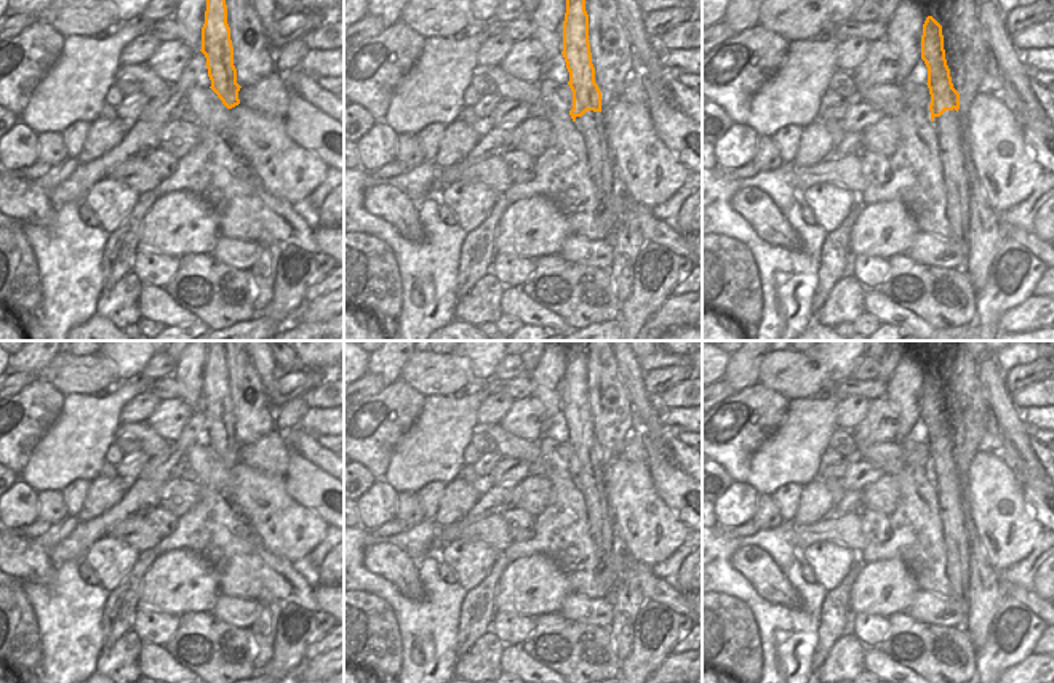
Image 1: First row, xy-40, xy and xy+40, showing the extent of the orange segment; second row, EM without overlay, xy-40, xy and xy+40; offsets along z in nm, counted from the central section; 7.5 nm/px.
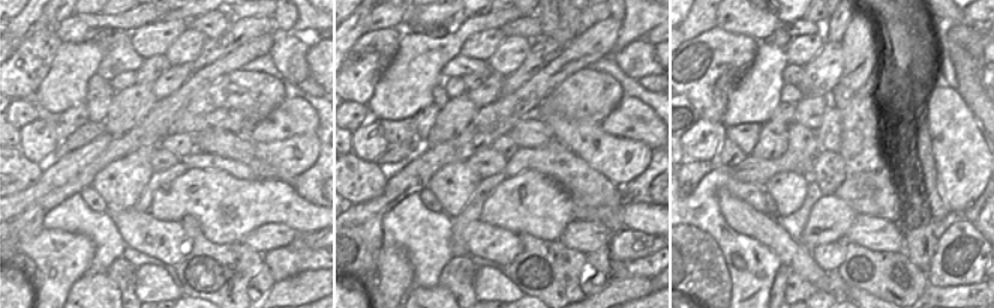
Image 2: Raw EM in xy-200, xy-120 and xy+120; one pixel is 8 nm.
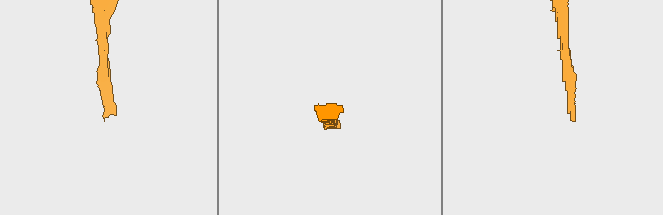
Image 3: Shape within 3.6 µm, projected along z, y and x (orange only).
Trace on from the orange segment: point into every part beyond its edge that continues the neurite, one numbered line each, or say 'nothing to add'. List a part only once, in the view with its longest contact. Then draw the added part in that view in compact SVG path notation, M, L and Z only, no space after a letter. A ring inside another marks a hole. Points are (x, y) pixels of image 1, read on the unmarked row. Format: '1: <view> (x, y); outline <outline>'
1: xy (595, 495); outline M587 469L582 475L576 475L576 486L584 494L585 510L589 513L589 531L597 544L601 560L611 553L614 536L609 526L608 489L603 483L601 470Z

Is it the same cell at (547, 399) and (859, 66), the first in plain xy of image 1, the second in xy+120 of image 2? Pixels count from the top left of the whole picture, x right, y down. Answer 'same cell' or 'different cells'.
same cell

